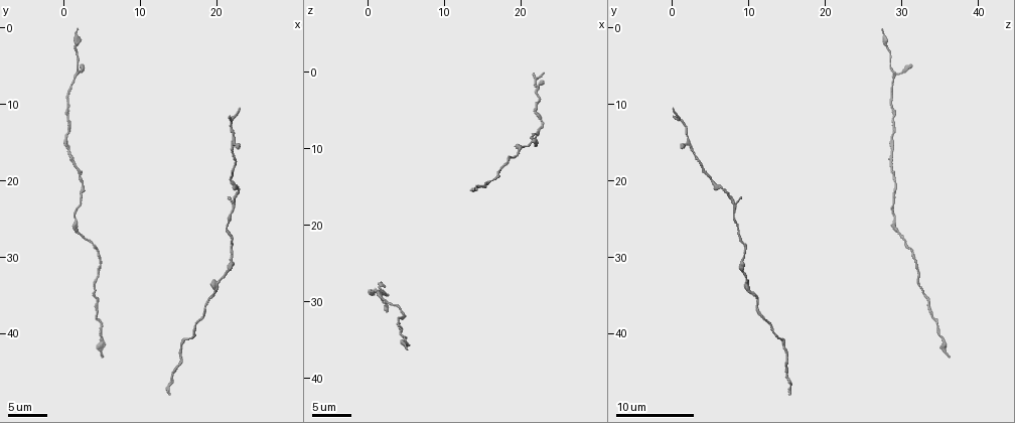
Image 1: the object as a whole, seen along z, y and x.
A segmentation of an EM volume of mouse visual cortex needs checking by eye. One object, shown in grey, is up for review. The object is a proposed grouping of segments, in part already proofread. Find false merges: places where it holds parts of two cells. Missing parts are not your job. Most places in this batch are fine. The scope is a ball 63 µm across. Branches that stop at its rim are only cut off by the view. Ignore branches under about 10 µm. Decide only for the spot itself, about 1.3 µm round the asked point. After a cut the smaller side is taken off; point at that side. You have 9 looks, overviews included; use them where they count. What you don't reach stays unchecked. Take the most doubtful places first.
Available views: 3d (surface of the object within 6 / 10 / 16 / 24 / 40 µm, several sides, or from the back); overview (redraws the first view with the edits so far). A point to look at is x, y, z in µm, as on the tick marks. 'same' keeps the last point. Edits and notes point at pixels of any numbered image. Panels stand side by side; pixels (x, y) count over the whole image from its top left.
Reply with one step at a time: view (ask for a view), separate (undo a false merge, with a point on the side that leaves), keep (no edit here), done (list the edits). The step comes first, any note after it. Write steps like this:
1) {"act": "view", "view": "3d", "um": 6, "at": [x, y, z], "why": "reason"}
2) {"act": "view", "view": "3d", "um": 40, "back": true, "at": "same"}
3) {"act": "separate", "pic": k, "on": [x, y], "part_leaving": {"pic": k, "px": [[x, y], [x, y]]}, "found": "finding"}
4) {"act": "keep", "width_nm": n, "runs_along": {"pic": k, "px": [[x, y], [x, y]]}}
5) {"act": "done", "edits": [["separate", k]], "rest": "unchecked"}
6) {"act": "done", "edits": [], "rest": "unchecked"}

{"act": "view", "view": "3d", "um": 10, "at": [22.4, 23.2, 8.2], "why": "three-way junction"}

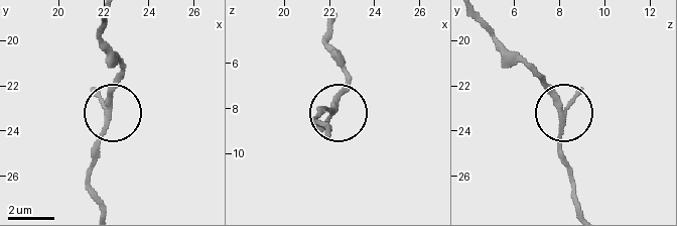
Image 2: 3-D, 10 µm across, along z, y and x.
{"act": "view", "view": "3d", "um": 10, "back": true, "at": [22.1, 23.3, 8.1], "why": "other side"}

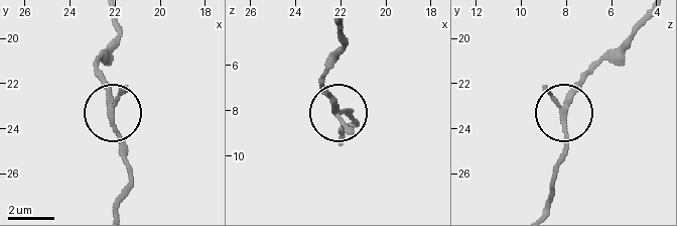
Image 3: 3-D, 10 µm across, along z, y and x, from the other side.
{"act": "keep", "width_nm": 190, "runs_along": {"pic": 3, "px": [[117, 205], [129, 171], [100, 57]]}, "found": "one cell here"}

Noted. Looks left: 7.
{"act": "view", "view": "3d", "um": 6, "at": [1.6, 5.8, 28.8]}

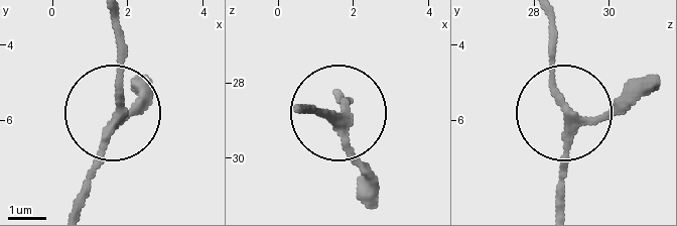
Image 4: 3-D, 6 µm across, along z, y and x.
{"act": "keep", "width_nm": 200, "runs_along": {"pic": 4, "px": [[77, 203], [115, 106], [115, 19]]}, "found": "all the same cell"}

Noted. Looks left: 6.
{"act": "view", "view": "3d", "um": 10, "at": [1.0, 17.0, 28.6], "why": "thick turns thin"}

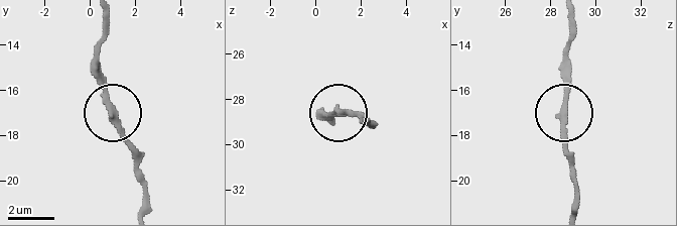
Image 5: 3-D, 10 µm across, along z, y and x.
{"act": "keep", "found": "all the same cell"}

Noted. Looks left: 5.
{"act": "view", "view": "3d", "um": 10, "at": [20.8, 32.4, 9.6], "why": "thin neck"}

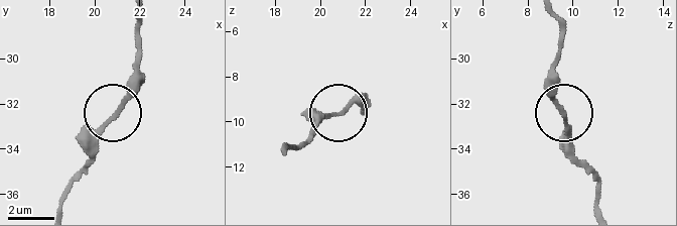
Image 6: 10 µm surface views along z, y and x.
{"act": "view", "view": "3d", "um": 10, "back": true, "at": [20.8, 32.6, 9.5]}

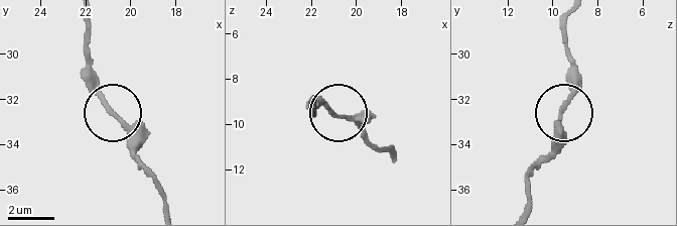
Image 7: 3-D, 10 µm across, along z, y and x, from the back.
{"act": "keep", "found": "one cell here"}

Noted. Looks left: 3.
{"act": "done", "edits": [], "rest": "unchecked"}

